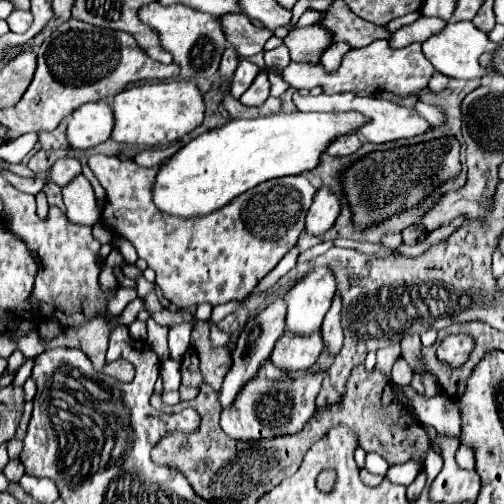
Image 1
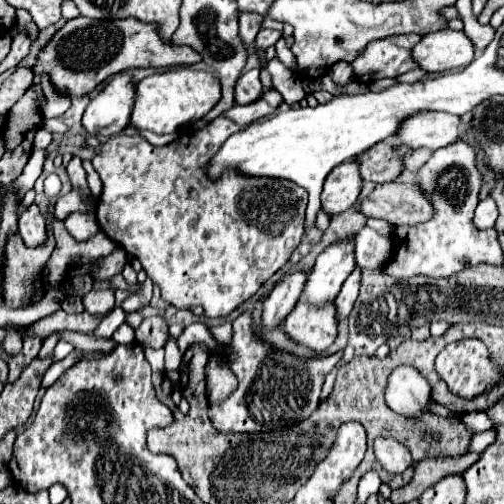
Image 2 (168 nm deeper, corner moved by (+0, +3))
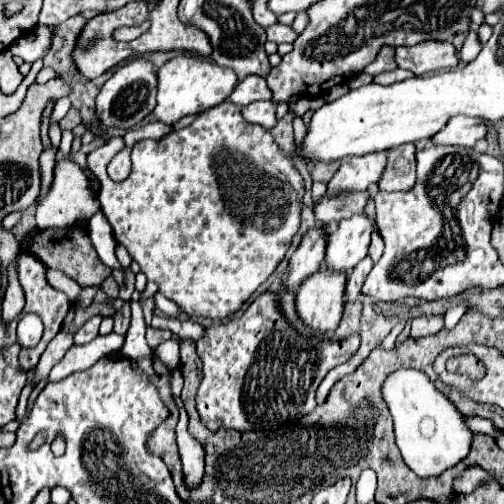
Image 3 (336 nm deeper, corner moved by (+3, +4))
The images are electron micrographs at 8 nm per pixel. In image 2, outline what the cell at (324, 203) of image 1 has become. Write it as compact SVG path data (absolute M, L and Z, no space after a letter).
M347 161L337 165L325 179L321 193L321 207L329 215L337 215L353 207L359 199L363 187L363 177L359 173L357 161Z

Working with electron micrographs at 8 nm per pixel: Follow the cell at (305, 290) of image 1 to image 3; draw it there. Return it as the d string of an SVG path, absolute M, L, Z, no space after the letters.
M364 214L342 220L338 228L328 236L322 268L348 274L368 254L370 234L374 230L376 226Z

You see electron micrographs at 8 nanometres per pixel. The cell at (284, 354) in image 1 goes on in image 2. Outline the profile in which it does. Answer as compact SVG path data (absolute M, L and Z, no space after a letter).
M299 301L285 319L285 331L297 343L313 349L315 353L325 351L337 337L337 309L329 301L323 307Z

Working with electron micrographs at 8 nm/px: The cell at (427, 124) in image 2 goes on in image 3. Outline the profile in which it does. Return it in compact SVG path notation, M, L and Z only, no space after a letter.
M454 116L448 120L448 124L432 136L432 144L438 146L464 146L472 148L476 140L486 136L486 126L482 118L466 118L466 116Z

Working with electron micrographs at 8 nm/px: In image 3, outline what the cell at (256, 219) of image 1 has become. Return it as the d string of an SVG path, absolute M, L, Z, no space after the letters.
M230 100L208 108L206 112L198 114L196 120L182 130L174 130L168 136L160 138L160 140L140 140L132 146L132 172L124 182L114 182L106 168L110 164L110 160L124 148L124 140L120 136L112 138L110 142L106 142L104 146L96 148L94 152L88 154L88 168L96 174L96 178L100 180L100 192L98 192L98 200L102 204L102 212L108 218L114 238L118 244L126 246L126 250L130 252L130 256L140 264L140 270L146 274L148 280L158 284L158 292L164 294L168 300L174 300L176 304L180 304L182 312L188 316L206 316L206 318L226 318L232 312L236 312L250 296L252 292L276 270L276 266L284 260L294 234L300 228L300 212L302 212L302 196L304 196L304 180L298 174L298 170L294 168L294 164L290 164L290 160L286 160L286 156L282 156L282 150L278 148L278 144L274 142L274 138L270 136L270 132L258 124L250 124L246 120L242 120L240 114L240 106L232 104Z

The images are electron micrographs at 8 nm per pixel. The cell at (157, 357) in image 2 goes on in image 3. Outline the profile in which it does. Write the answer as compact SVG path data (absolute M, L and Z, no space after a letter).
M132 300L132 322L130 322L130 328L126 332L126 340L124 340L120 354L126 358L134 358L134 360L150 356L152 348L148 346L144 334L146 334L146 322L144 322L142 306Z

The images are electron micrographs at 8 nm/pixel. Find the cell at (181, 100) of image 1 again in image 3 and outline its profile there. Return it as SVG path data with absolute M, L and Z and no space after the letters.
M186 54L168 60L156 72L156 78L158 78L158 96L156 96L156 108L152 110L152 114L156 116L156 120L168 126L176 124L180 118L188 114L200 114L206 108L220 104L232 94L236 86L236 76L230 68L222 68L204 58L186 56Z

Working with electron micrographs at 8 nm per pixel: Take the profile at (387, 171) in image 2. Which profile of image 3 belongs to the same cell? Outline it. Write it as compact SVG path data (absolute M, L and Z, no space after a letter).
M402 144L388 150L388 162L380 176L378 188L386 192L410 190L416 180L416 148L414 144Z

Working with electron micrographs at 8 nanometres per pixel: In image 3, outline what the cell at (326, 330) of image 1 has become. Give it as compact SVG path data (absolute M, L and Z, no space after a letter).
M366 256L350 274L348 274L348 282L346 282L346 300L356 300L362 294L362 284L372 268L372 260Z

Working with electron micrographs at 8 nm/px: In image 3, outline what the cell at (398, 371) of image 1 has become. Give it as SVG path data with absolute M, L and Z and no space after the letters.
M398 368L382 384L382 398L394 418L396 444L404 462L420 476L438 476L460 462L470 450L472 432L466 428L462 414L420 370Z

